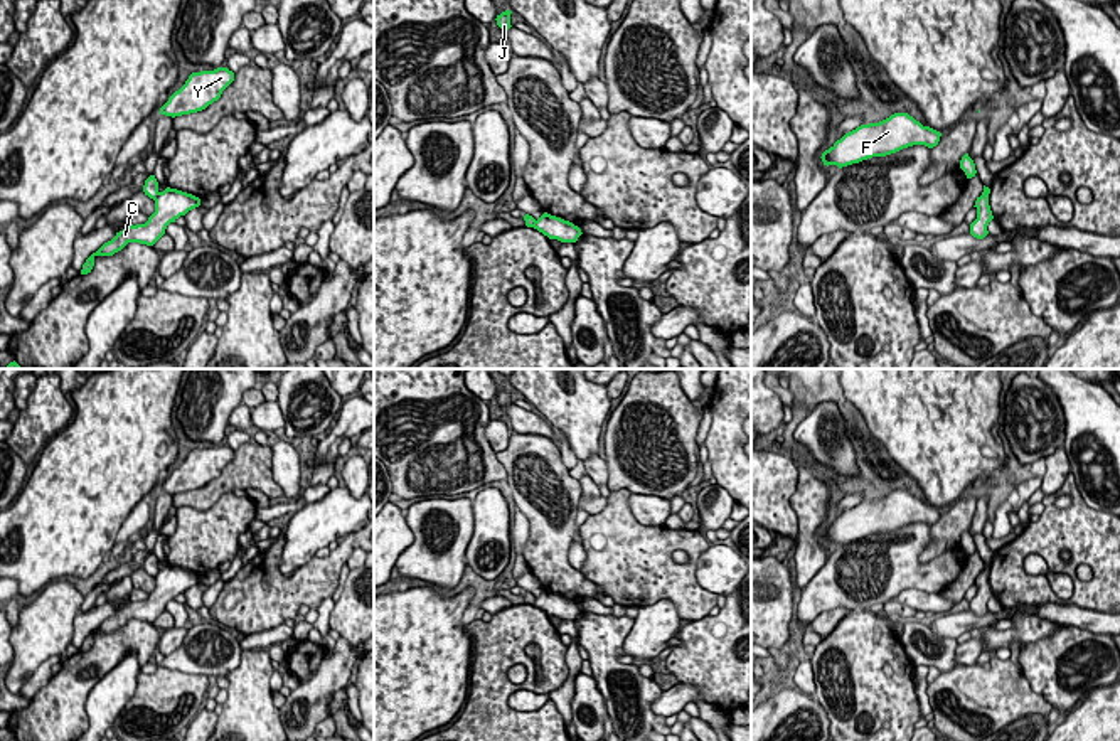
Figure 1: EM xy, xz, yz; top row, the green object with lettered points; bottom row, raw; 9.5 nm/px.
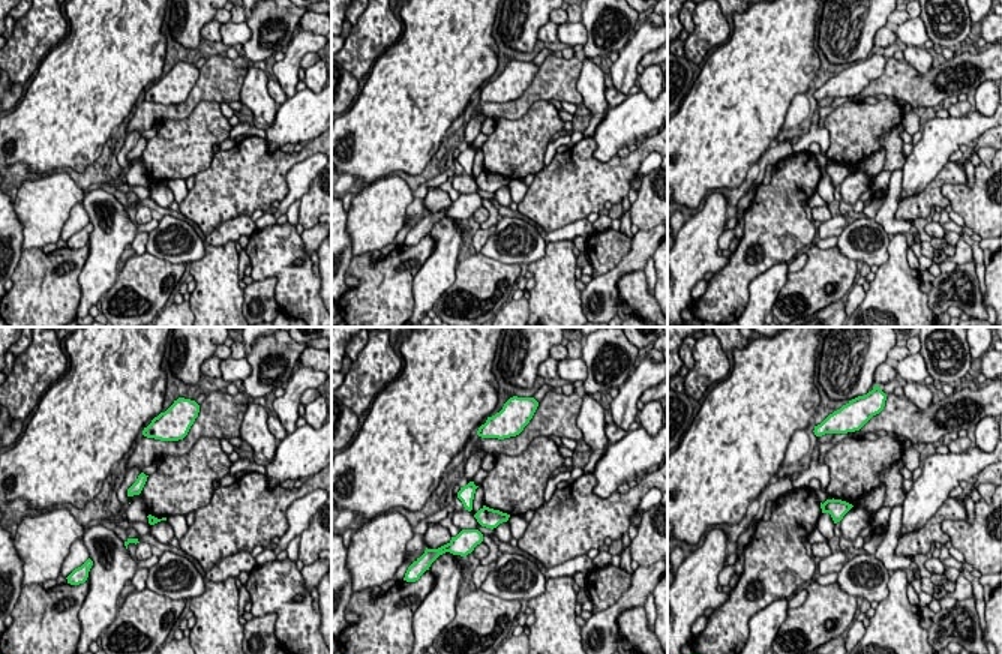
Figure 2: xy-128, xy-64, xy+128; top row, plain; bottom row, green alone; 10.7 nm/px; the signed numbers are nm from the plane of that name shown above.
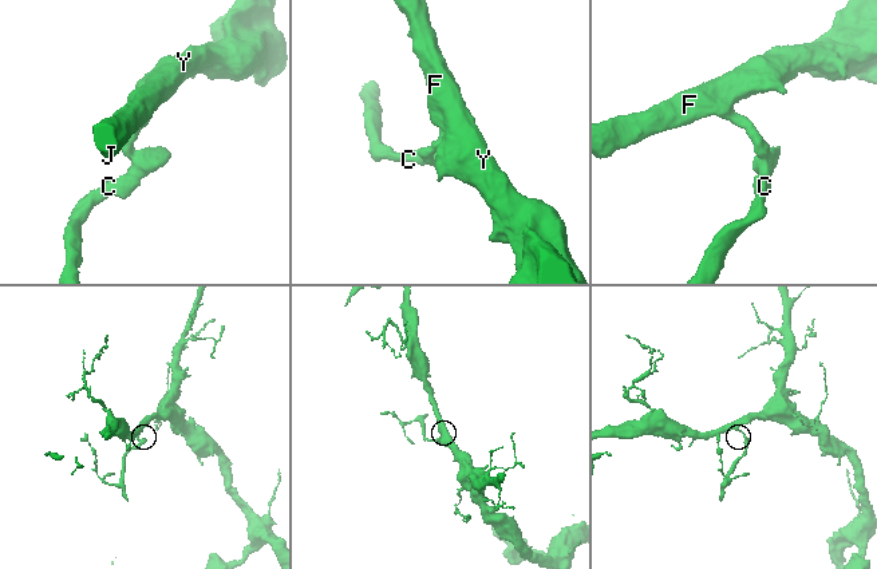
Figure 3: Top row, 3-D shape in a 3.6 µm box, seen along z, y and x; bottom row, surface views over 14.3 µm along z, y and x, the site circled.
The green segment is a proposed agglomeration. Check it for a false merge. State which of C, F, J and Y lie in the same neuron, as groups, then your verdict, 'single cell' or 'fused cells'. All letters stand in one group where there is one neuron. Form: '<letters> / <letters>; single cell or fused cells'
C / F J Y; fused cells

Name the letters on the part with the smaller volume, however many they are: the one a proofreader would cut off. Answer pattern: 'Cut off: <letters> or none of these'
Cut off: C

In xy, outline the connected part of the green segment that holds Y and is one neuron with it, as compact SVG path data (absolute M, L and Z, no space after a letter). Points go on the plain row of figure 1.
M227 445L192 450L185 461L160 485L160 492L175 495L202 488L217 478L232 458L234 450Z

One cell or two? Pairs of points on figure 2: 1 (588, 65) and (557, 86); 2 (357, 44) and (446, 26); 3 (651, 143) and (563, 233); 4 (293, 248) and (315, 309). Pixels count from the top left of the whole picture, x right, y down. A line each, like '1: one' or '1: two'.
1: two
2: two
3: two
4: one

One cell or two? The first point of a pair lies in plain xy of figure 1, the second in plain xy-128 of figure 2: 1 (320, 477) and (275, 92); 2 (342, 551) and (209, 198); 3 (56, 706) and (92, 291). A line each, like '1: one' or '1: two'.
1: two
2: one
3: two

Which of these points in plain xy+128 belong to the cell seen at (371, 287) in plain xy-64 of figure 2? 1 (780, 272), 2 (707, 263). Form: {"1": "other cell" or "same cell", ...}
{"1": "other cell", "2": "other cell"}

